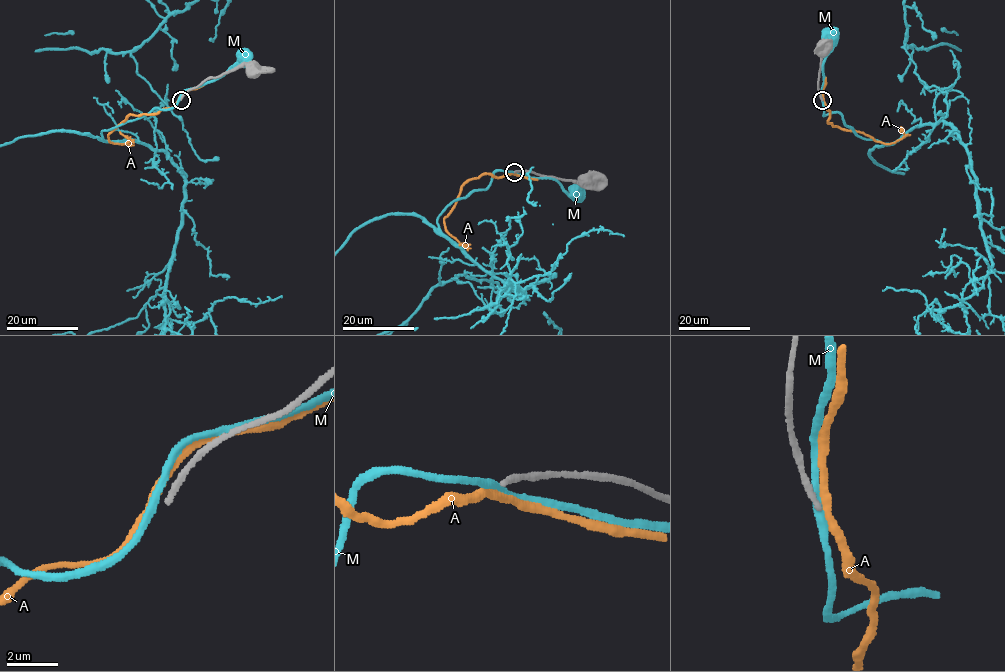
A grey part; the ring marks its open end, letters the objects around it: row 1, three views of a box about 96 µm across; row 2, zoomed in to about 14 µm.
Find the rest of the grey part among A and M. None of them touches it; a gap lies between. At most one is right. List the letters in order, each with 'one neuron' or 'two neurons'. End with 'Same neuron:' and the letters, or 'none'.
A: two neurons
M: two neurons
Same neuron: none

